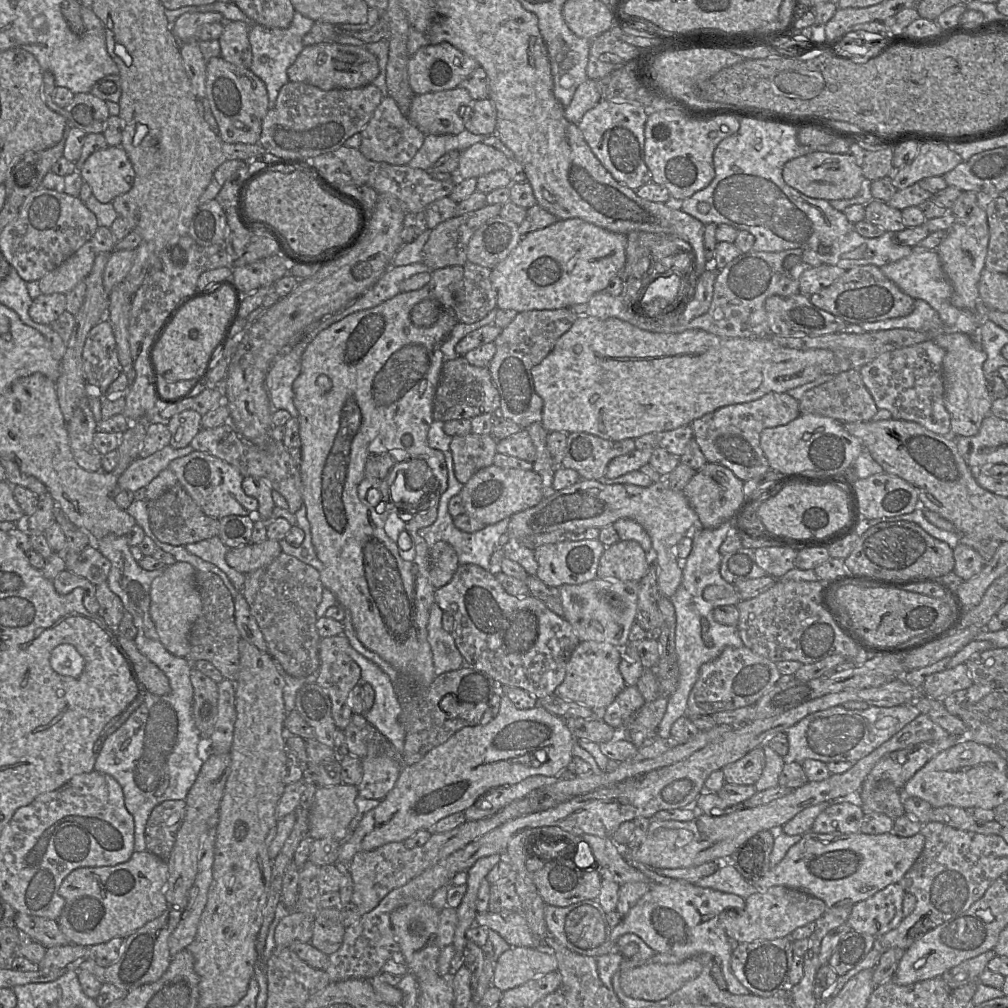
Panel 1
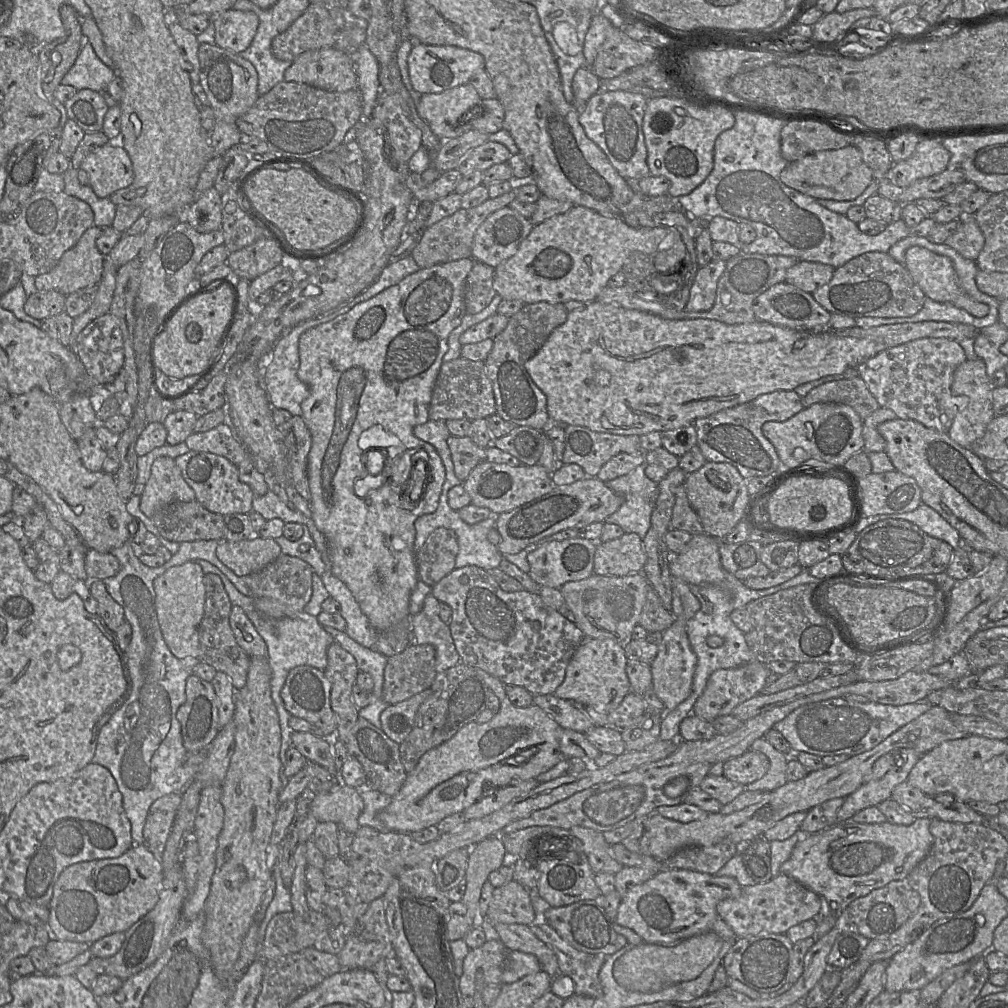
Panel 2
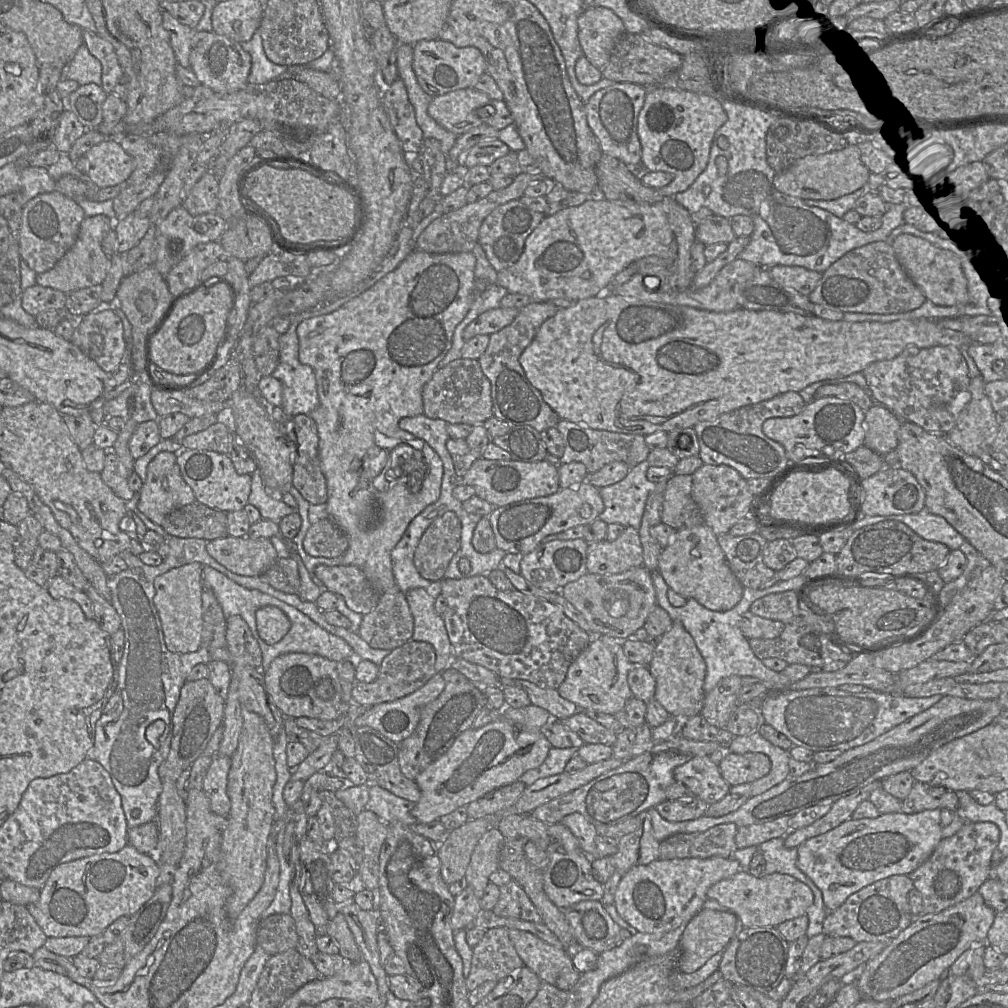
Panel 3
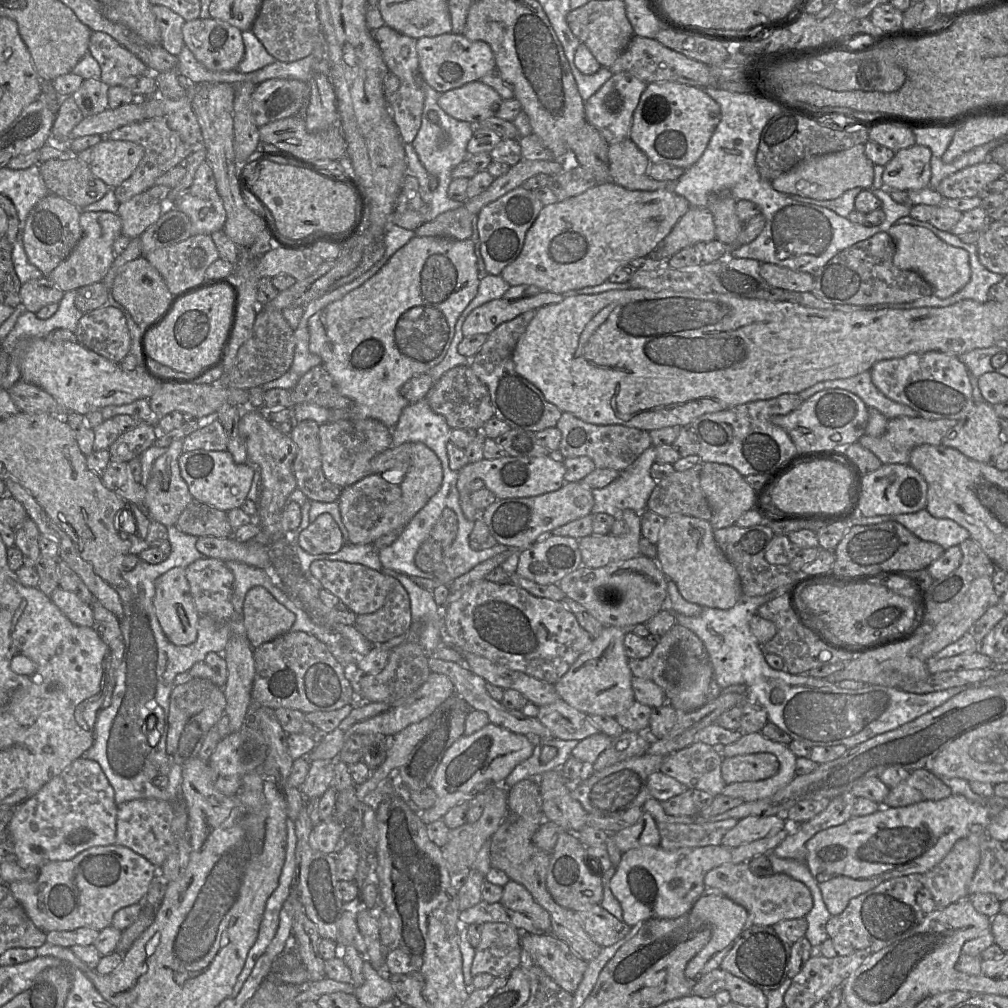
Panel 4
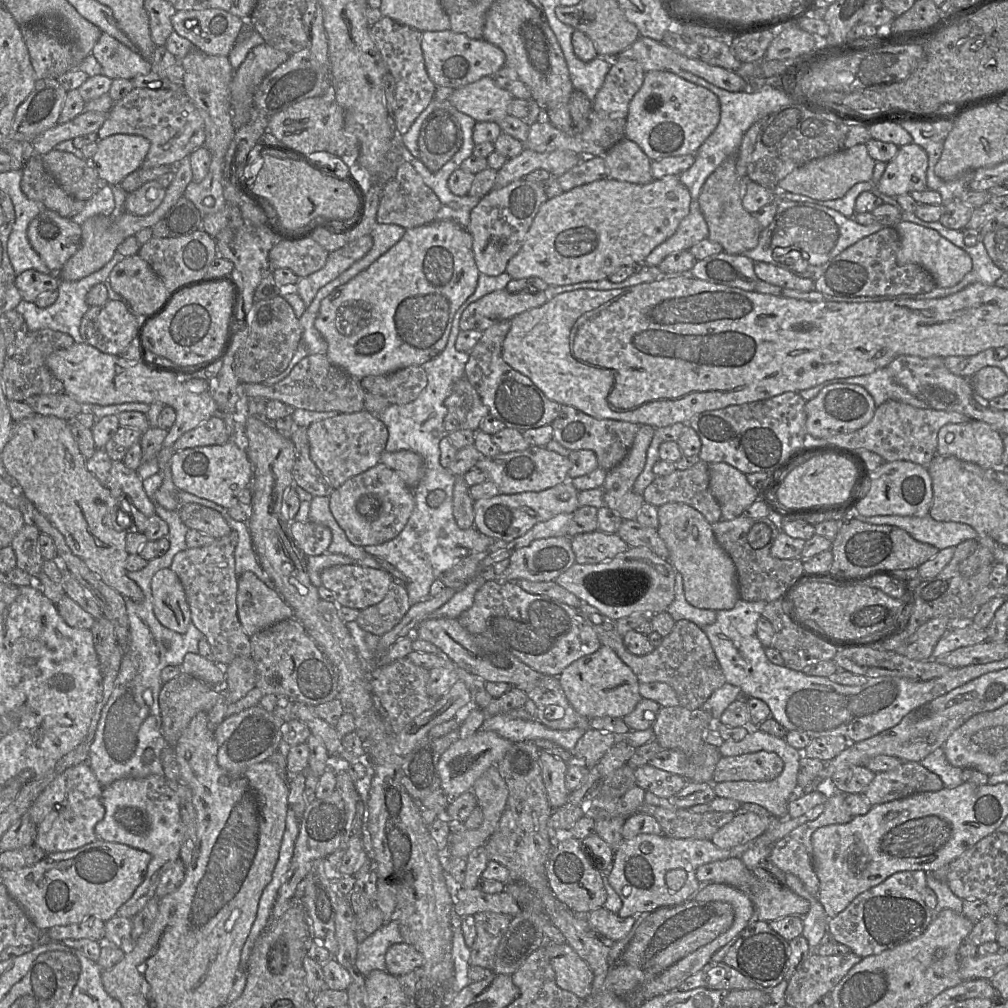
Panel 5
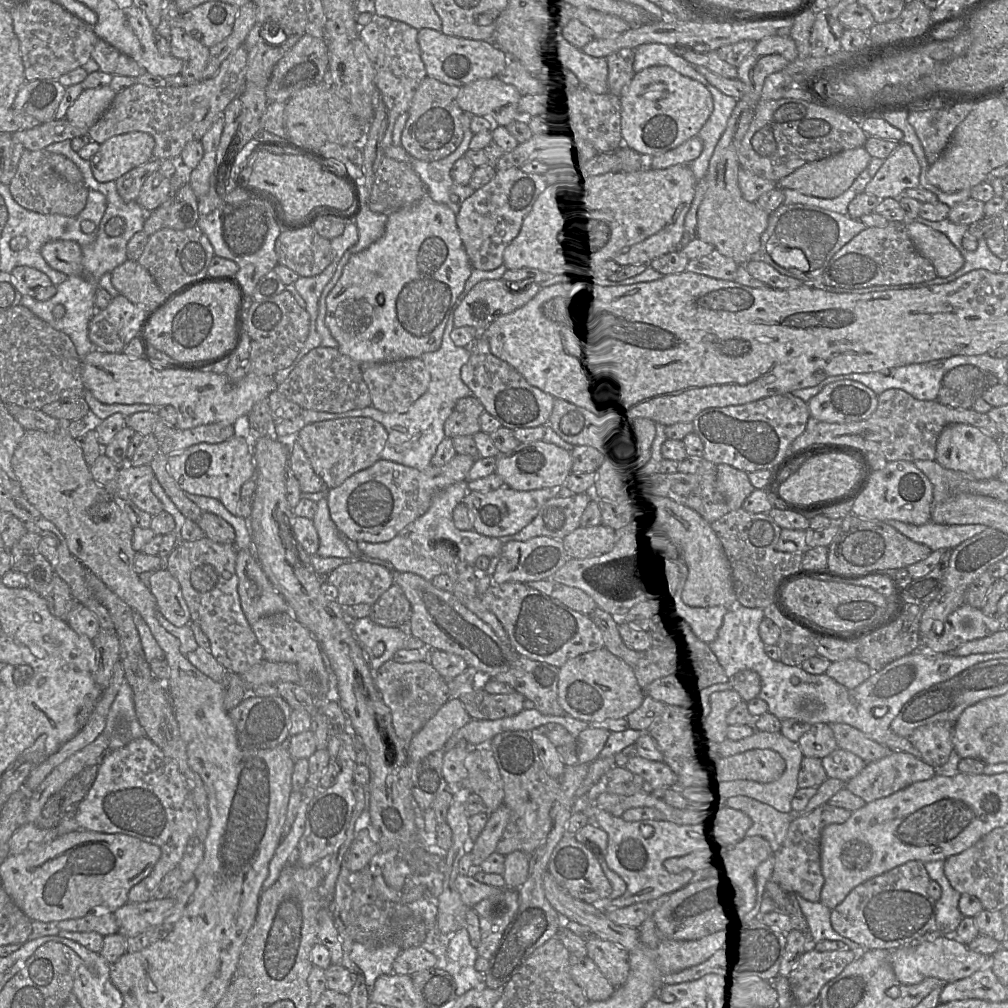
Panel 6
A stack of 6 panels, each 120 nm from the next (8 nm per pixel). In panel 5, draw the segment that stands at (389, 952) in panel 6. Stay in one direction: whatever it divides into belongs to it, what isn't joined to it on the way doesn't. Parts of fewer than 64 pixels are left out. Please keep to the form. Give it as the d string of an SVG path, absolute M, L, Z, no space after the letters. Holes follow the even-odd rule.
M386 922L358 944L356 966L366 977L373 970L386 971L385 956L394 944L402 943L398 922Z

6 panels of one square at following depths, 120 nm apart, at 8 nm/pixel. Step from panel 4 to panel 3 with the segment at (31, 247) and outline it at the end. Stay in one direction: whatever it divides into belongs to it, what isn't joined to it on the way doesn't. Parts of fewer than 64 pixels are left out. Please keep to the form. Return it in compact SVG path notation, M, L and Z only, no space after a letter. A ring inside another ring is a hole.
M60 192L43 193L23 207L19 235L20 256L37 274L52 269L76 241L84 210Z

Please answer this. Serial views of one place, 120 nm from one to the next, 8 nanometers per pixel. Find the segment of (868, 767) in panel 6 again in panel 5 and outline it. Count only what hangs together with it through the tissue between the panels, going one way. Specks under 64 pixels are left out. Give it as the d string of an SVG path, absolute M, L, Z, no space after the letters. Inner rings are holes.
M902 762L896 769L875 773L863 797L875 806L916 793L939 791L944 787L940 777L920 762Z

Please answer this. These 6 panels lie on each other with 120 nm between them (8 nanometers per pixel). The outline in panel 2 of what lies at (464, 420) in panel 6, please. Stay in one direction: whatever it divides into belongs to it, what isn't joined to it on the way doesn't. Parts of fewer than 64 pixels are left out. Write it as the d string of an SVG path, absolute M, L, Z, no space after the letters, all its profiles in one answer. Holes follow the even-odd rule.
M459 357L449 362L443 362L438 373L429 406L429 420L447 421L457 419L486 419L496 414L496 402L491 380L488 378L484 361L472 361Z

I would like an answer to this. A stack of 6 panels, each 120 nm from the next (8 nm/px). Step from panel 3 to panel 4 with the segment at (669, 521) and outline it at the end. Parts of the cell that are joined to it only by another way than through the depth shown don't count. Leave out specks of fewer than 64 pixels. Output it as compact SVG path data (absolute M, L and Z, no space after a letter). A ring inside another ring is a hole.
M699 462L688 470L674 471L657 481L647 509L663 518L681 514L710 521L711 509L700 486L702 466Z

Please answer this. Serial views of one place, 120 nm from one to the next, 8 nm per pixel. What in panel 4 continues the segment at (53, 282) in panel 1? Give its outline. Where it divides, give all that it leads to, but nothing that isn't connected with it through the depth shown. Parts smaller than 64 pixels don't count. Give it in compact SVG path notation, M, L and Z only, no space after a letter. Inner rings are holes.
M81 212L82 236L72 252L48 276L62 291L77 290L96 282L102 282L115 260L113 243L122 234L122 223L118 214L111 212Z

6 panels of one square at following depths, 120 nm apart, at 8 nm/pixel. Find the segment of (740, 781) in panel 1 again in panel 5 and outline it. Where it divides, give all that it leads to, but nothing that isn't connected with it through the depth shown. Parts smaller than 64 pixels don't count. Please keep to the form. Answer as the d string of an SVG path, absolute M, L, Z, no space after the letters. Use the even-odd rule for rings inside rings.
M774 752L721 756L714 769L712 782L771 781L781 774L783 768L783 760Z

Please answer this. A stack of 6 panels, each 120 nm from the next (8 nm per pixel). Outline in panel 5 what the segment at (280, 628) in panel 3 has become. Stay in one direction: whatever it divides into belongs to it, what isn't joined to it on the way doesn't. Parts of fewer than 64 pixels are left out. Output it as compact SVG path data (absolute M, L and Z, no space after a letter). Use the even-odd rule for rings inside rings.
M244 572L237 580L238 616L249 637L279 621L294 617L292 608L254 573Z

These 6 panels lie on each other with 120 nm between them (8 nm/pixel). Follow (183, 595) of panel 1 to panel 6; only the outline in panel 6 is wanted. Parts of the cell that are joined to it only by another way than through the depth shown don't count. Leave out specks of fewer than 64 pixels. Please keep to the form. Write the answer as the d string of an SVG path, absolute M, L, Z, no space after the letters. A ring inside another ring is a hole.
M159 569L150 577L149 584L157 601L157 610L177 627L189 625L190 611L177 579L167 569Z

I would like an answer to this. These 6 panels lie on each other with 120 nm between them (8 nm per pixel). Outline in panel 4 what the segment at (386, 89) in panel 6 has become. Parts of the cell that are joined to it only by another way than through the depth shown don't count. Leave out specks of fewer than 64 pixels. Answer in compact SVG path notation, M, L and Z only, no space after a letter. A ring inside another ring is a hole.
M386 24L373 31L373 37L389 71L400 81L400 87L393 95L393 101L389 102L389 108L402 142L412 144L421 126L425 100L424 91L421 88L419 58L416 49L417 40L397 32Z

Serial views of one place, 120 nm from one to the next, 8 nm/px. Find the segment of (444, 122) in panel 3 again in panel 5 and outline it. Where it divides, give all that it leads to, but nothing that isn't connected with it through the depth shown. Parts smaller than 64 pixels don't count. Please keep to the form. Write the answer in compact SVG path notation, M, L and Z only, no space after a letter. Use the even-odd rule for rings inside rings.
M482 77L454 89L449 102L476 122L498 123L508 115L508 107L513 99L511 93L497 85L492 77Z

